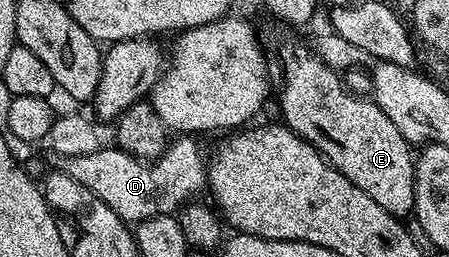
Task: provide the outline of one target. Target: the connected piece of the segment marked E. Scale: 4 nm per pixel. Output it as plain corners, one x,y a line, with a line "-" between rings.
286,46
282,50
282,91
278,94
278,106
282,109
281,121
292,132
296,132
308,144
321,152
322,157
335,166
341,174
348,176
360,192
368,192
384,212
402,220
414,213
414,159
411,143
400,136
400,128
384,116
382,109
369,97
358,97
349,93
339,71
333,70
319,58
313,49
306,46

